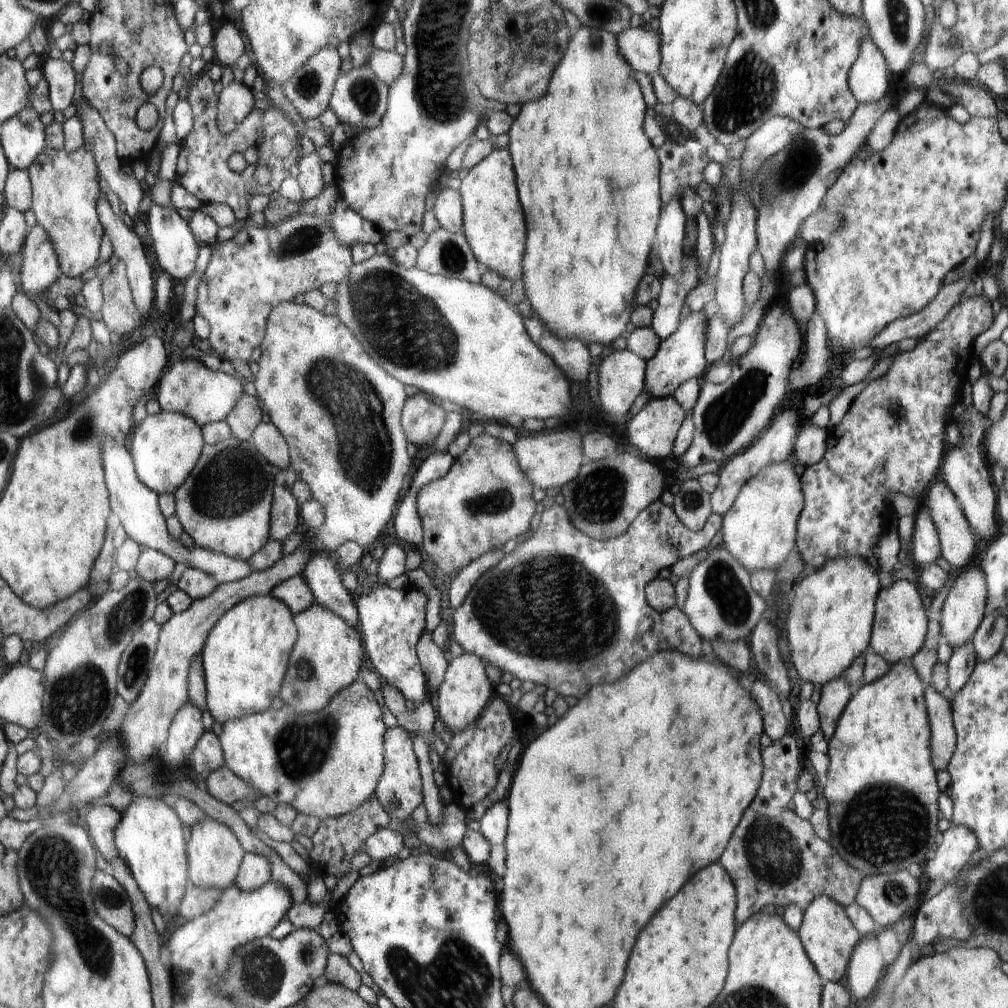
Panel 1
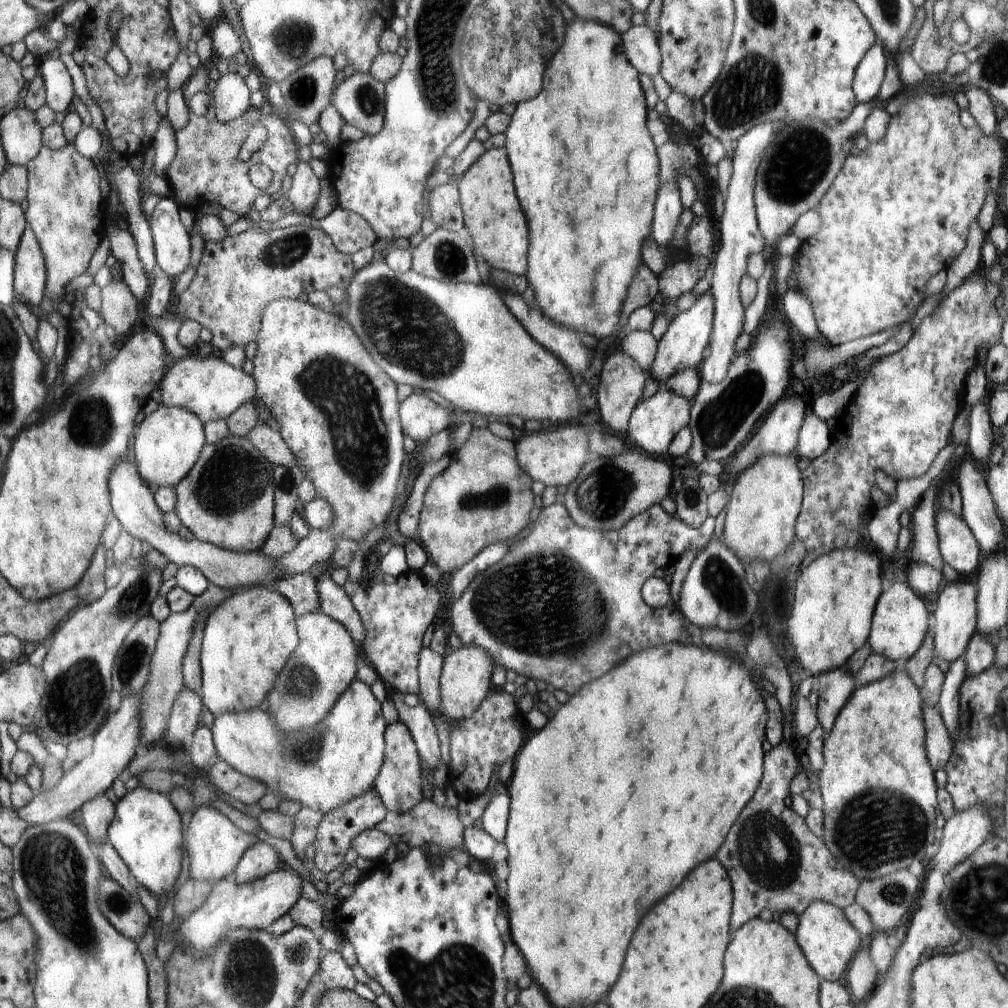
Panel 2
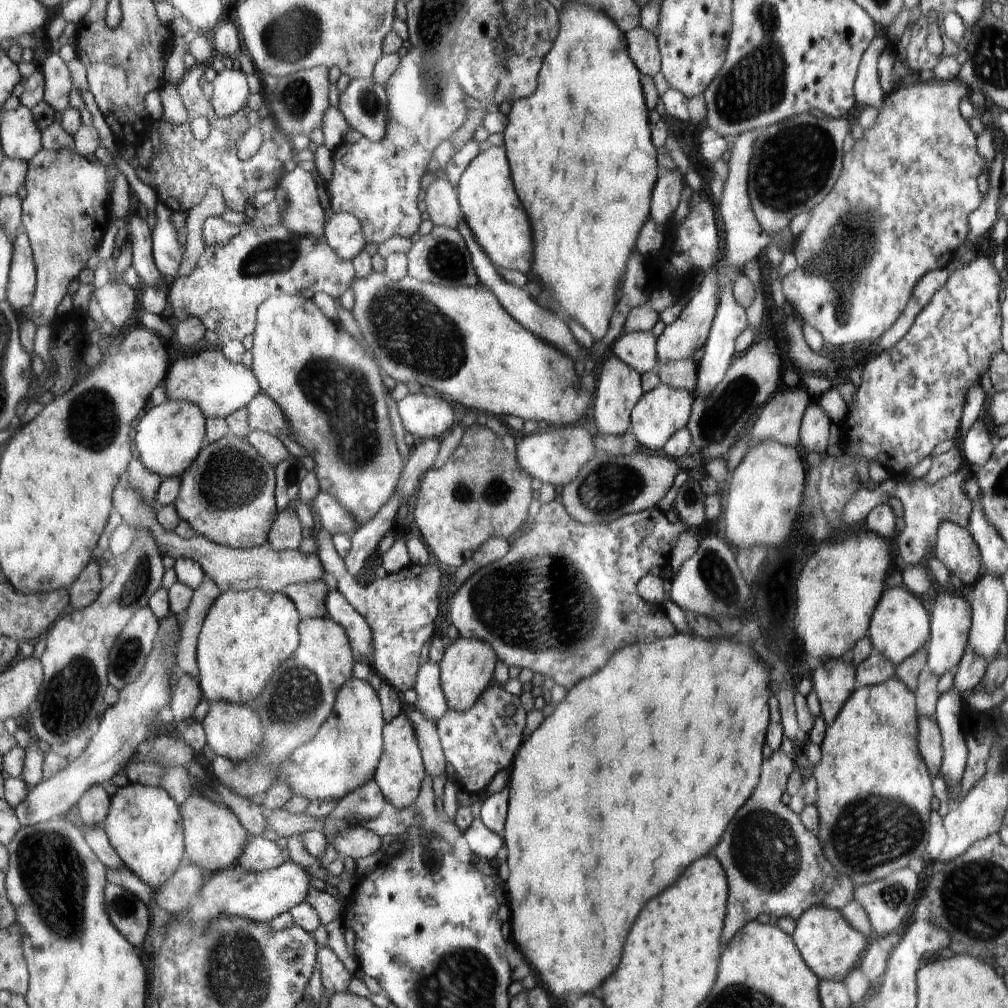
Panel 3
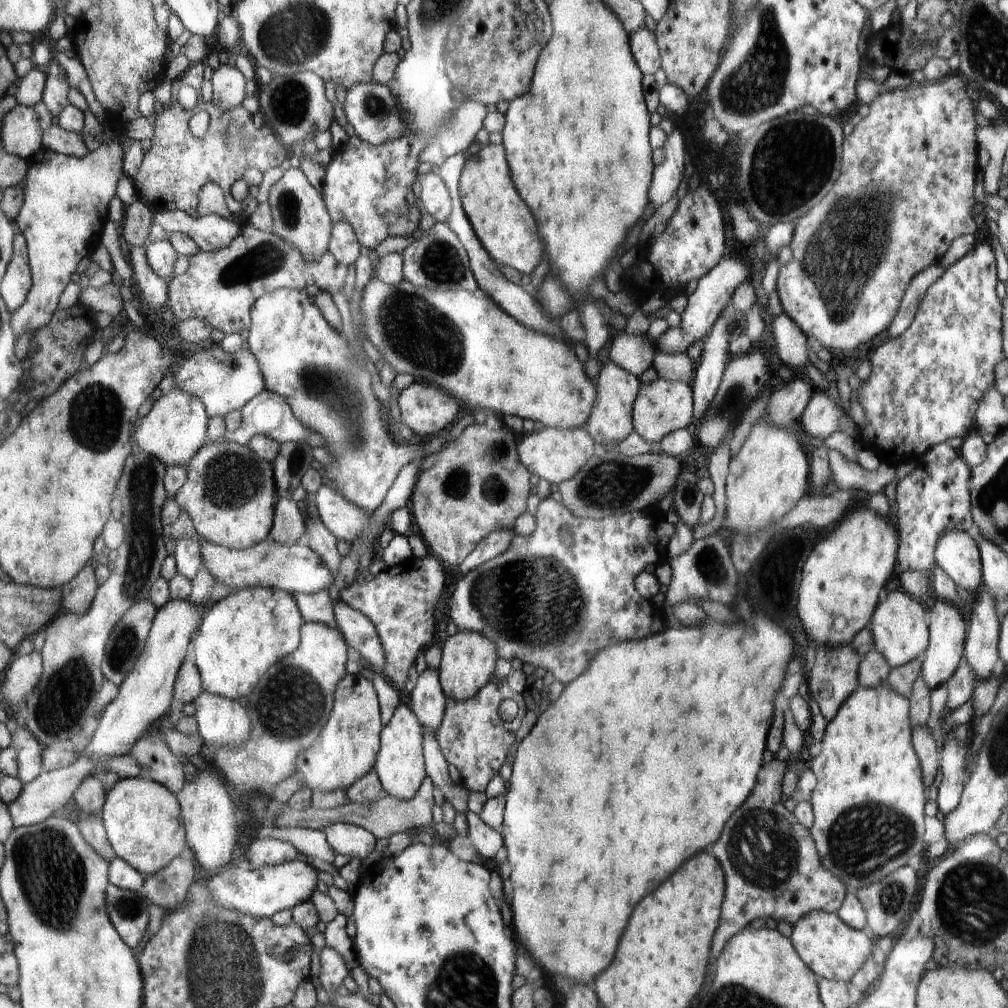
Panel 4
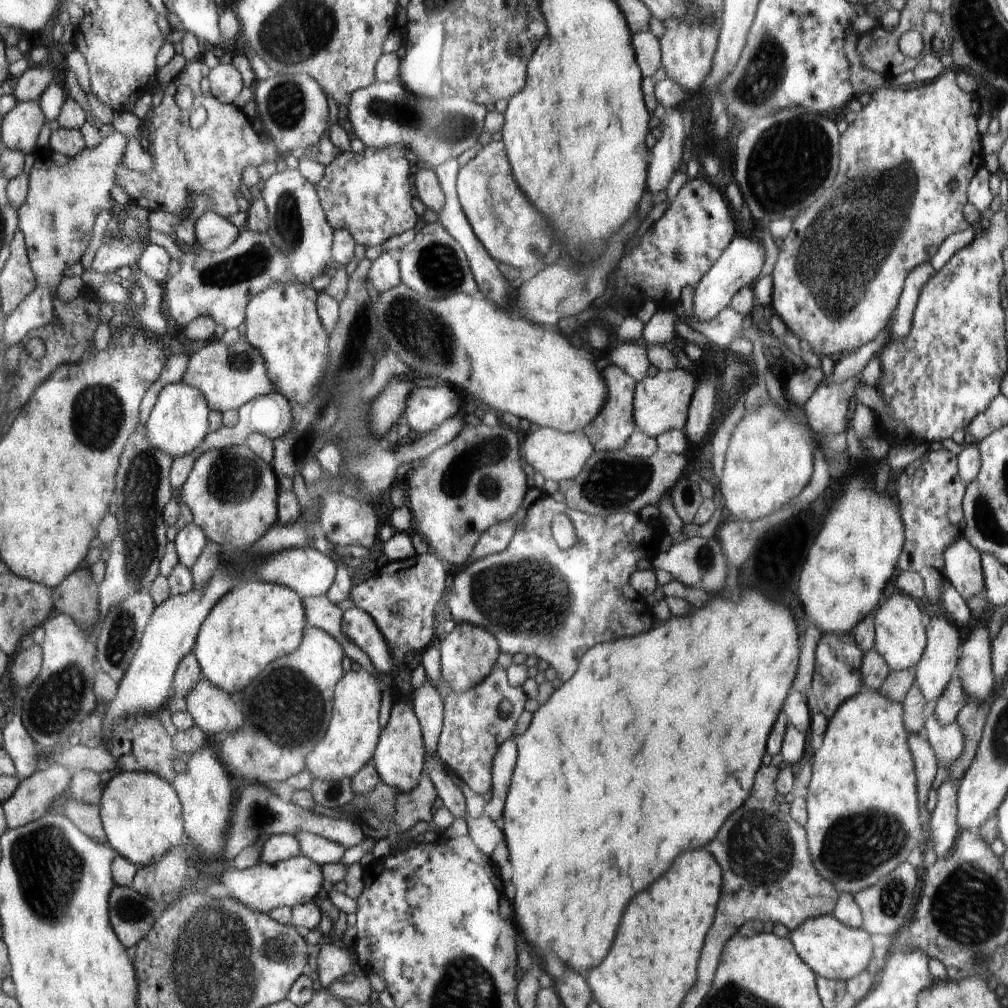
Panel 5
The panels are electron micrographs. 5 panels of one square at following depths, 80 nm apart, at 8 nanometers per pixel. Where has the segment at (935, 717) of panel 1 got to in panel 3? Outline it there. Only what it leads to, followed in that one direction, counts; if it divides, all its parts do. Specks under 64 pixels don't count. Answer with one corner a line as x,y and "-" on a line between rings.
919,716
919,751
932,776
937,776
943,764
943,735
934,717

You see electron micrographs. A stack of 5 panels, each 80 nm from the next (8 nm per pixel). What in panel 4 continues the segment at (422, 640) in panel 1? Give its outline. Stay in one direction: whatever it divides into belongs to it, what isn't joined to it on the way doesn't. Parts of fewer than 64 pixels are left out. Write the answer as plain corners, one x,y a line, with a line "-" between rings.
426,669
418,675
418,684
410,694
410,708
426,728
439,728
443,722
444,708
447,708
446,698
440,688
439,672
436,669

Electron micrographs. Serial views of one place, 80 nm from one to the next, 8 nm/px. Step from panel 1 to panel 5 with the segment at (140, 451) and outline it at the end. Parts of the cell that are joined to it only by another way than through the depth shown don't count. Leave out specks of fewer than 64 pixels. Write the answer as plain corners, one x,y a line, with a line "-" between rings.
170,383
159,392
145,428
152,445
162,449
173,460
195,451
210,434
211,410
206,396
195,386

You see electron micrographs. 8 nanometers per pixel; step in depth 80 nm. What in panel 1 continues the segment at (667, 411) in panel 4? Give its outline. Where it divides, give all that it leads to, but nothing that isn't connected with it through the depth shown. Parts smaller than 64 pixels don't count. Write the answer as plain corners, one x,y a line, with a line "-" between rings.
674,396
648,401
642,410
628,422
629,443
632,449
640,451
646,459
665,461
675,448
678,432
688,420
688,412

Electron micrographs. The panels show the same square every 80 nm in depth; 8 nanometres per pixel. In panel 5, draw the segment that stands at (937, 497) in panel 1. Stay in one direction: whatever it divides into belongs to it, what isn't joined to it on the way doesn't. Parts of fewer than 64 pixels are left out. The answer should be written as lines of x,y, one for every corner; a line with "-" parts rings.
961,536
948,546
947,579
965,601
984,588
985,576
982,576
982,567
978,549
974,548
966,537

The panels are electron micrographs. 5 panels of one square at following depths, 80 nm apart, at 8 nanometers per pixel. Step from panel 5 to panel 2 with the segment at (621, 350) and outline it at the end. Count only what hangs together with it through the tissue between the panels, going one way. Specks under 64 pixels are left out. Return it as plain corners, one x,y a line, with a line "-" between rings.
633,330
625,336
621,344
622,352
633,358
644,372
649,372
658,344
657,338
654,338
651,331

